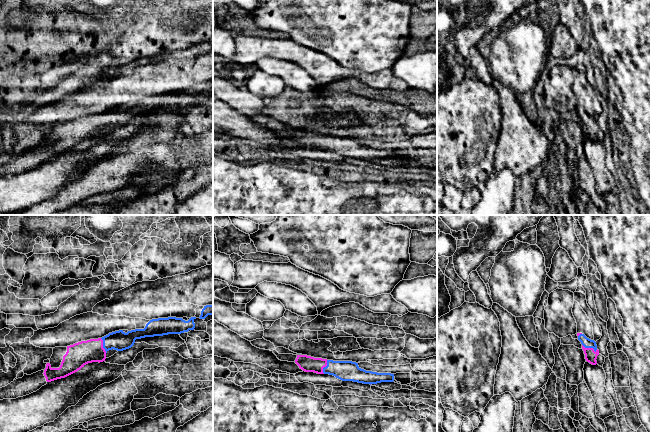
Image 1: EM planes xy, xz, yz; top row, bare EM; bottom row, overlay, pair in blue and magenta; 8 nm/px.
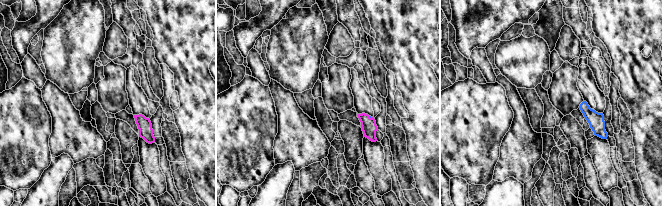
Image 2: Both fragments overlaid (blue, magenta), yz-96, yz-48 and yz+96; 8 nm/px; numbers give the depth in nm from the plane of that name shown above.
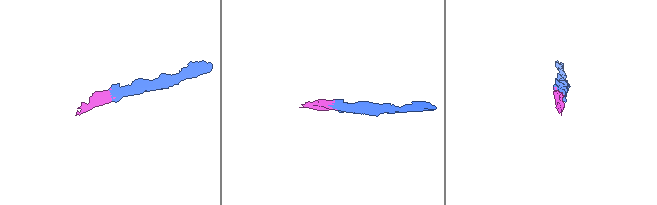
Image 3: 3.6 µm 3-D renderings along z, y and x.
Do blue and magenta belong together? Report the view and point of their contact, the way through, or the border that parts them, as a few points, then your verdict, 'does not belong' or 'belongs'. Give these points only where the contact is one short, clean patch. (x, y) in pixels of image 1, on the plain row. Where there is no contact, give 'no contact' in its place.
meets blue in yz at (590, 123); runs through yz (586, 118), (590, 123), (590, 131); belongs

